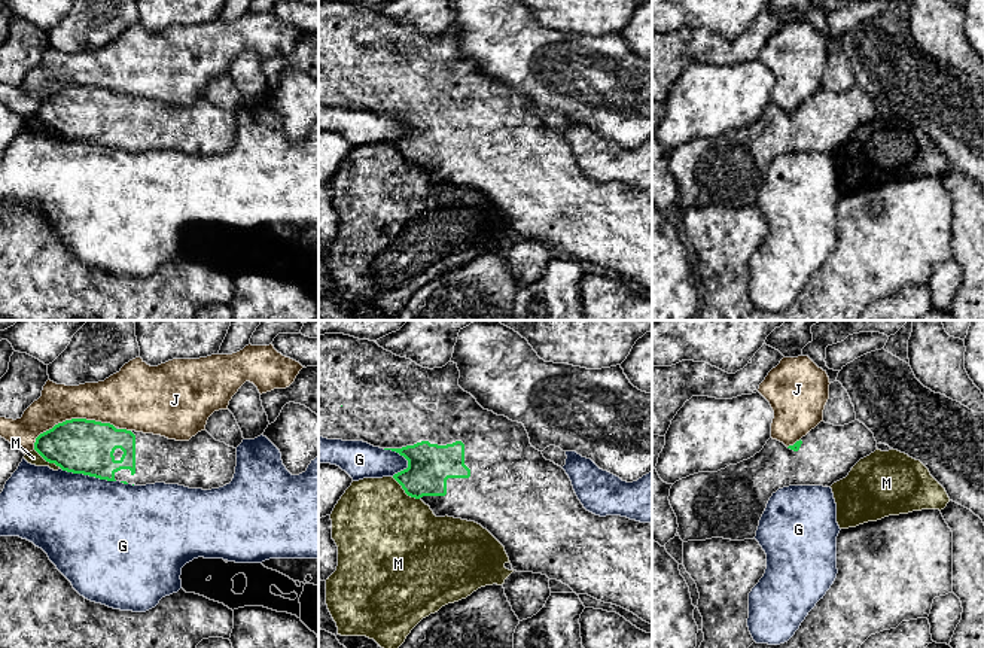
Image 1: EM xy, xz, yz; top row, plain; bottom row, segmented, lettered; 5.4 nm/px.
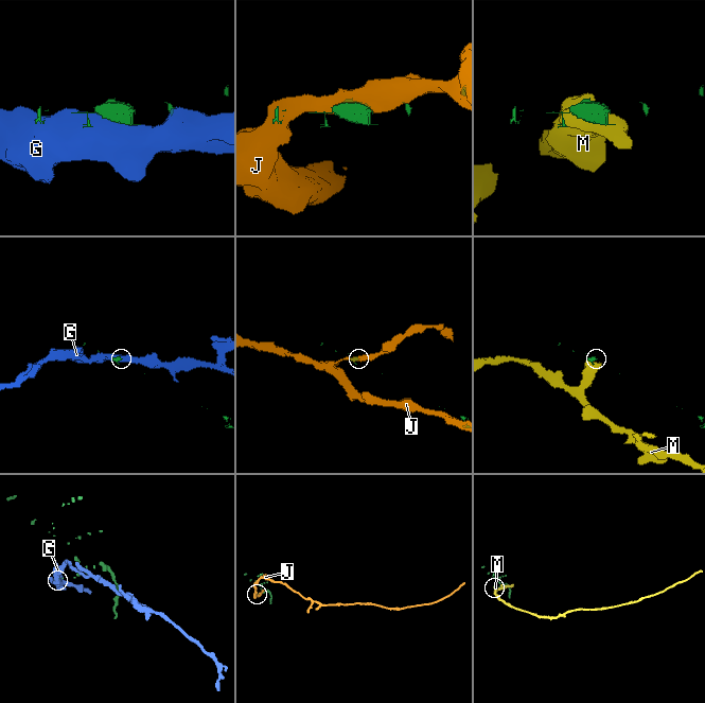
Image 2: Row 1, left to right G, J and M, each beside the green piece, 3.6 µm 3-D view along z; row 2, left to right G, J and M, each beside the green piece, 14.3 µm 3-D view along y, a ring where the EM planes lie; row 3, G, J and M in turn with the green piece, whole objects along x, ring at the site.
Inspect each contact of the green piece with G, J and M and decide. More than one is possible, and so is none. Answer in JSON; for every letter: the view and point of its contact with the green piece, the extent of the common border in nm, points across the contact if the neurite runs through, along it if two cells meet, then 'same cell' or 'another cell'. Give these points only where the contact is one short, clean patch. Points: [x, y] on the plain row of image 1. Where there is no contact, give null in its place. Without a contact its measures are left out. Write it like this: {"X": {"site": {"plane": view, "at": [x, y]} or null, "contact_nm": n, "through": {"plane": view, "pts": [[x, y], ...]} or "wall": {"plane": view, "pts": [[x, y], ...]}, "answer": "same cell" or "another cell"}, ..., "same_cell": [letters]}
{"G": {"site": {"plane": "xy", "at": [88, 140]}, "contact_nm": 300, "answer": "another cell"}, "J": {"site": {"plane": "xy", "at": [72, 85]}, "contact_nm": 460, "answer": "another cell"}, "M": {"site": {"plane": "xz", "at": [405, 158]}, "contact_nm": 200, "answer": "another cell"}, "same_cell": []}

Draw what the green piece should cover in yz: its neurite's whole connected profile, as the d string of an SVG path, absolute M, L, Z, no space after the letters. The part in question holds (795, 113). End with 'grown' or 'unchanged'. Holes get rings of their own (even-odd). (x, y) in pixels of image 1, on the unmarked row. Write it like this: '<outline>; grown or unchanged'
M859 86L844 92L820 88L793 112L770 104L753 124L718 139L698 139L676 147L670 155L670 171L677 183L677 200L683 209L723 204L753 206L770 164L789 152L823 152L846 144L852 134L877 116L874 100Z; grown

